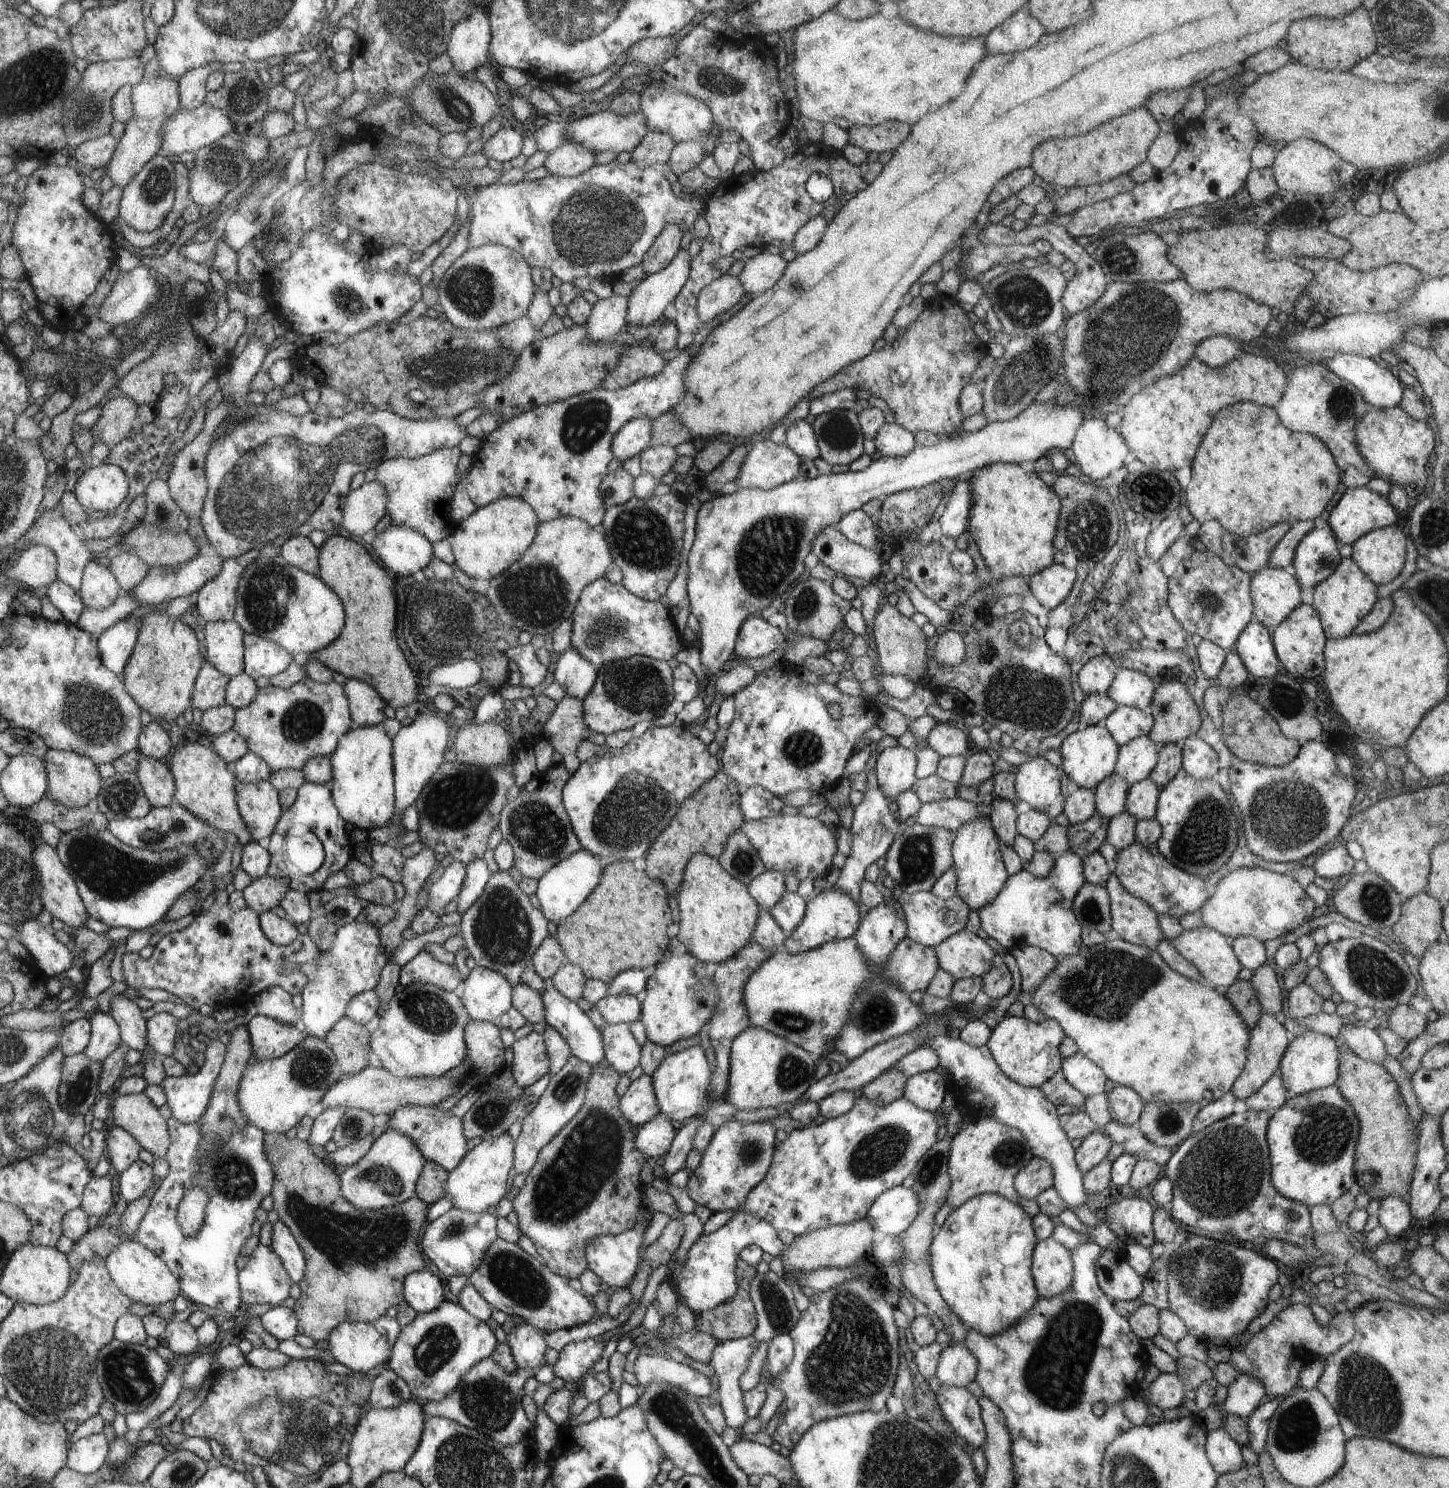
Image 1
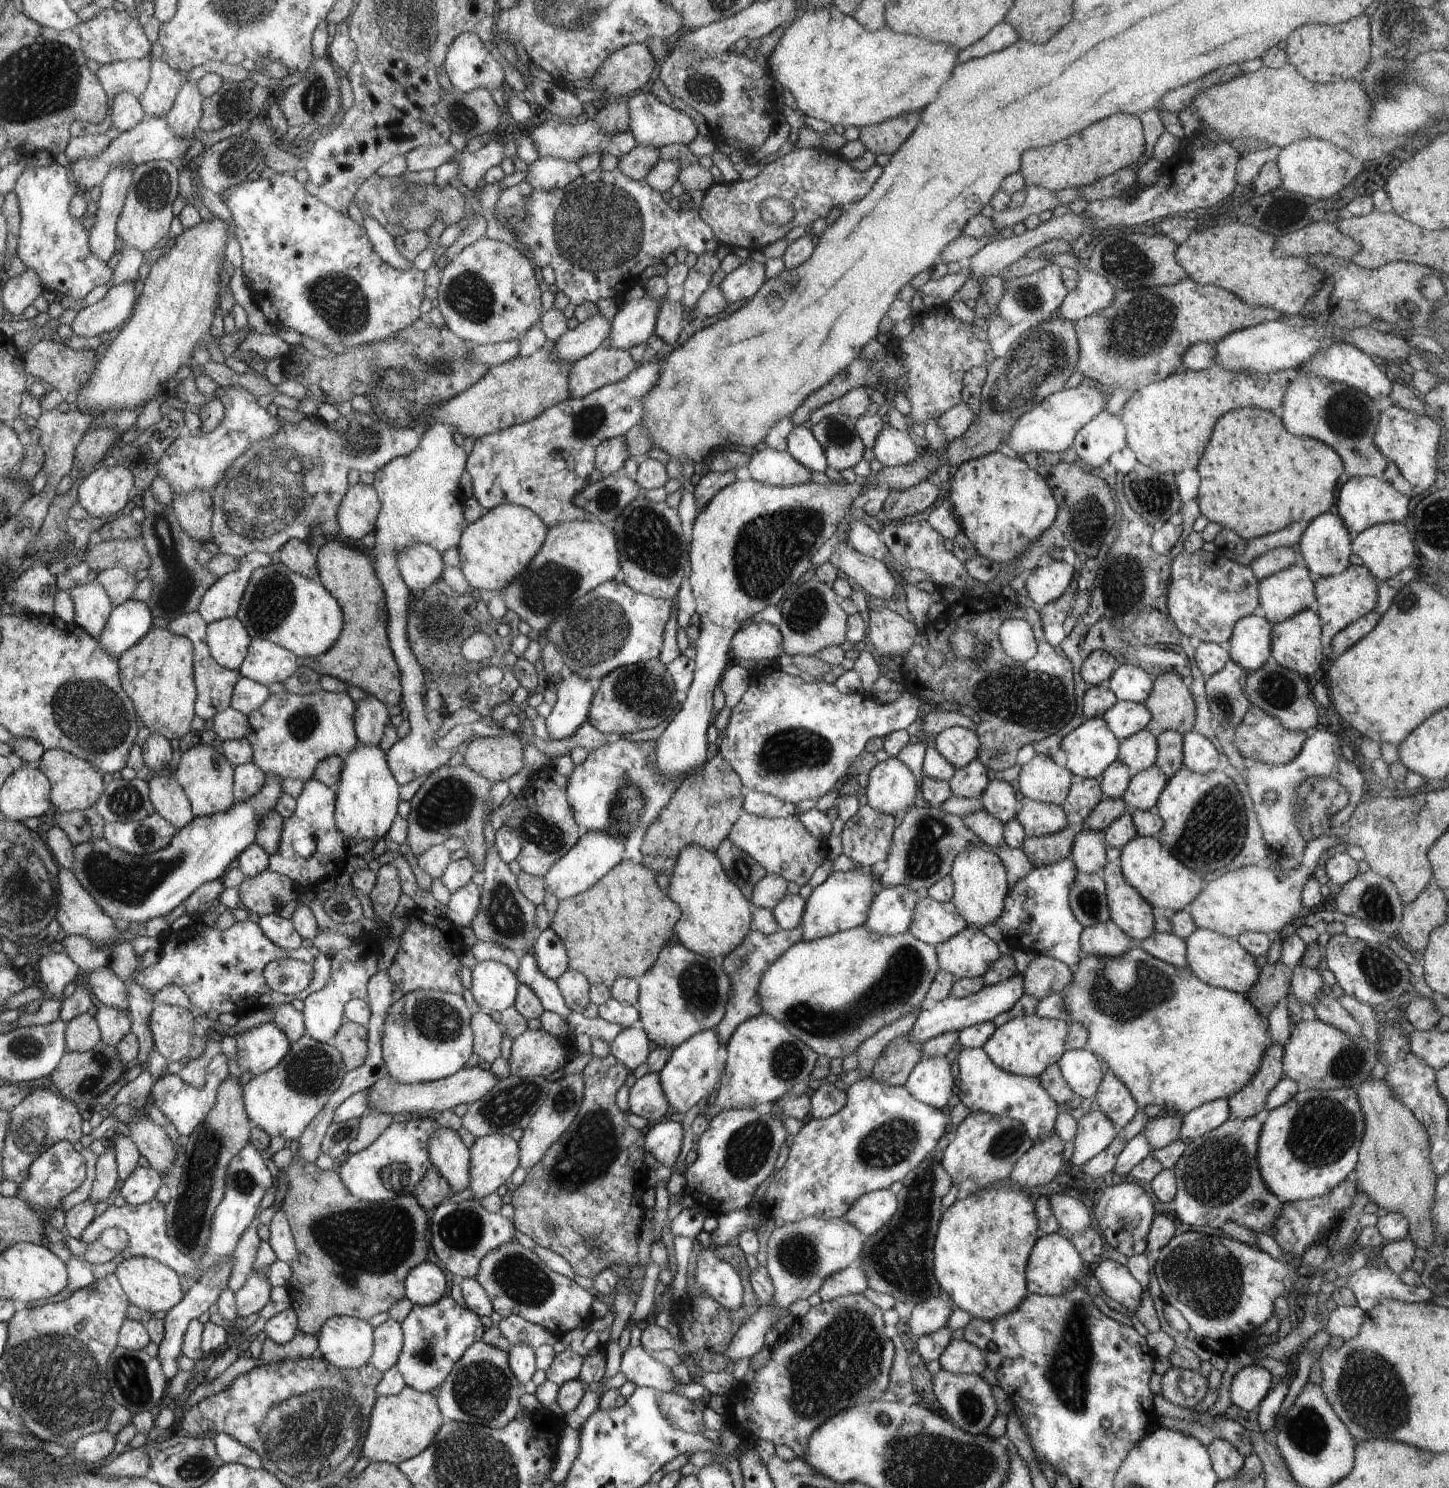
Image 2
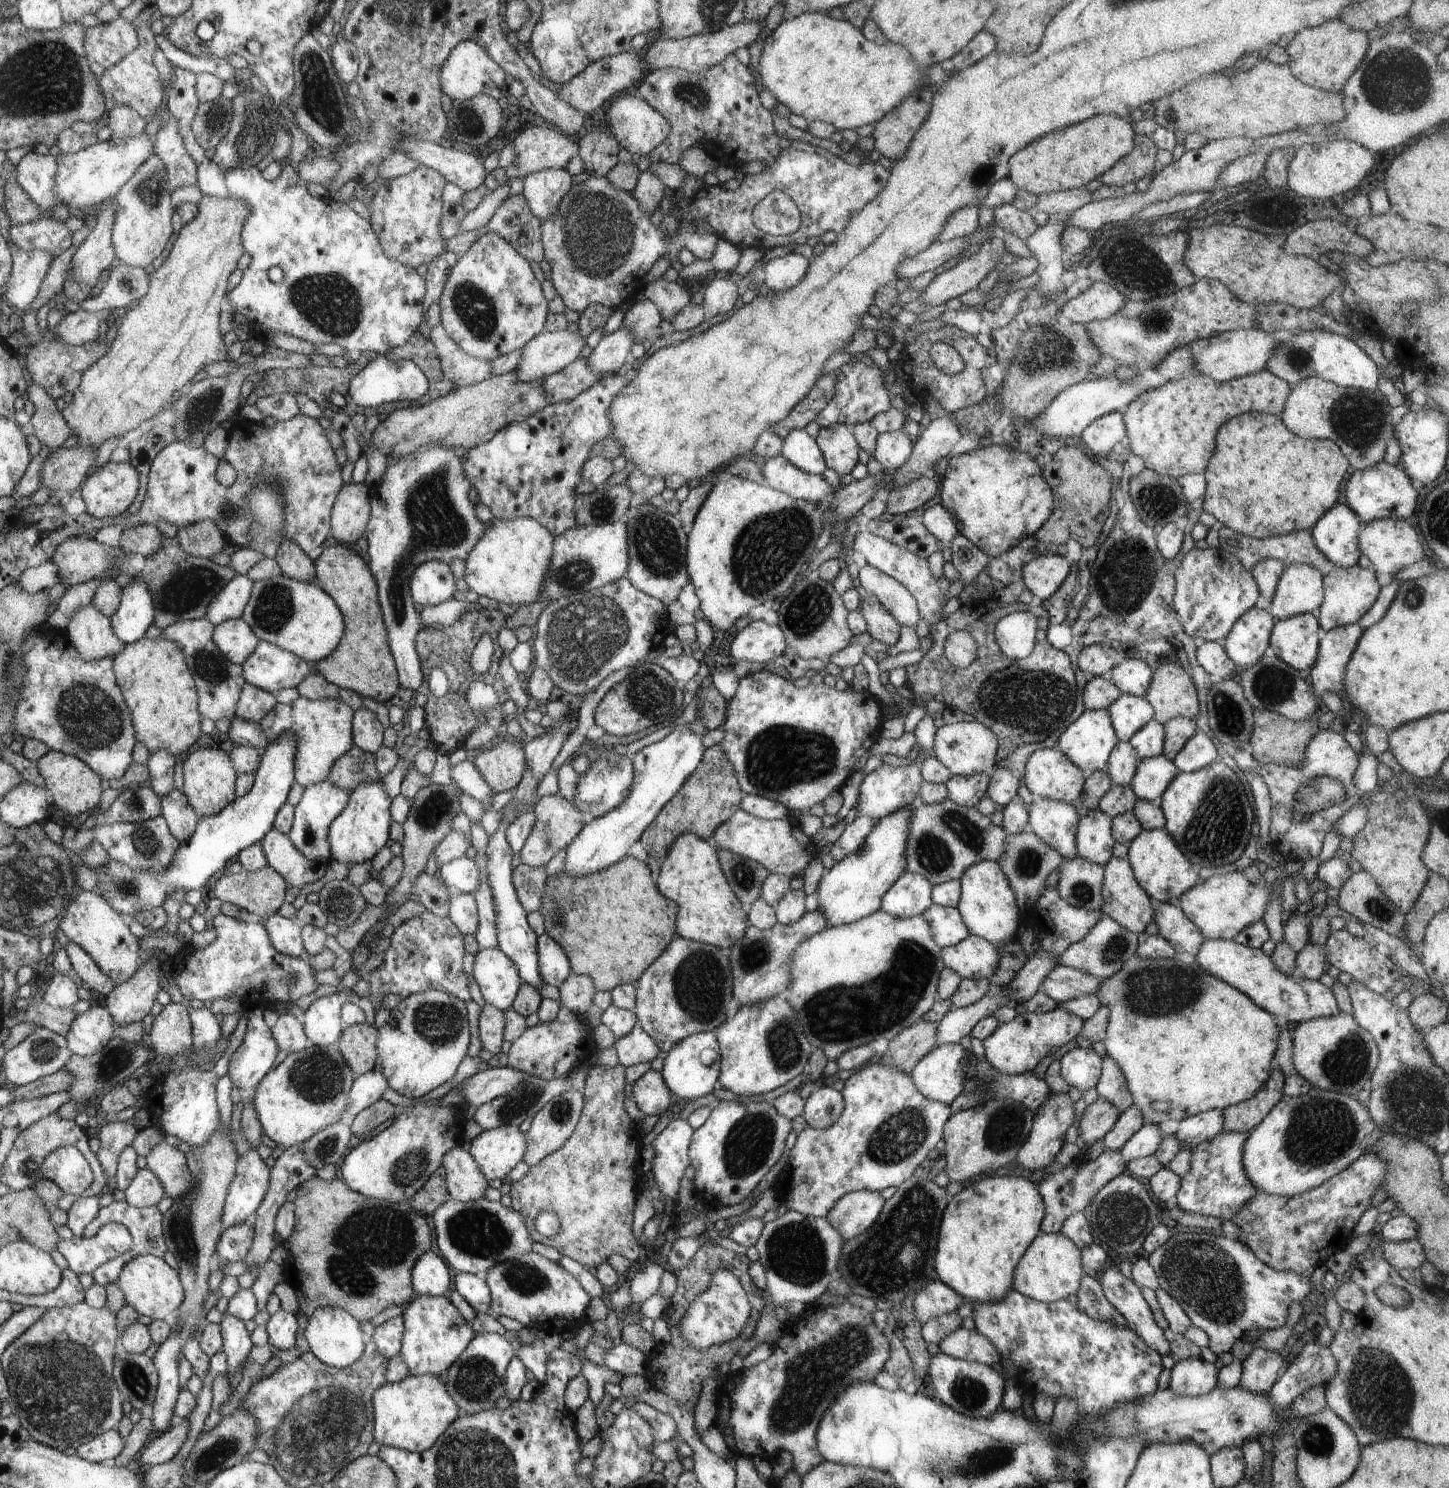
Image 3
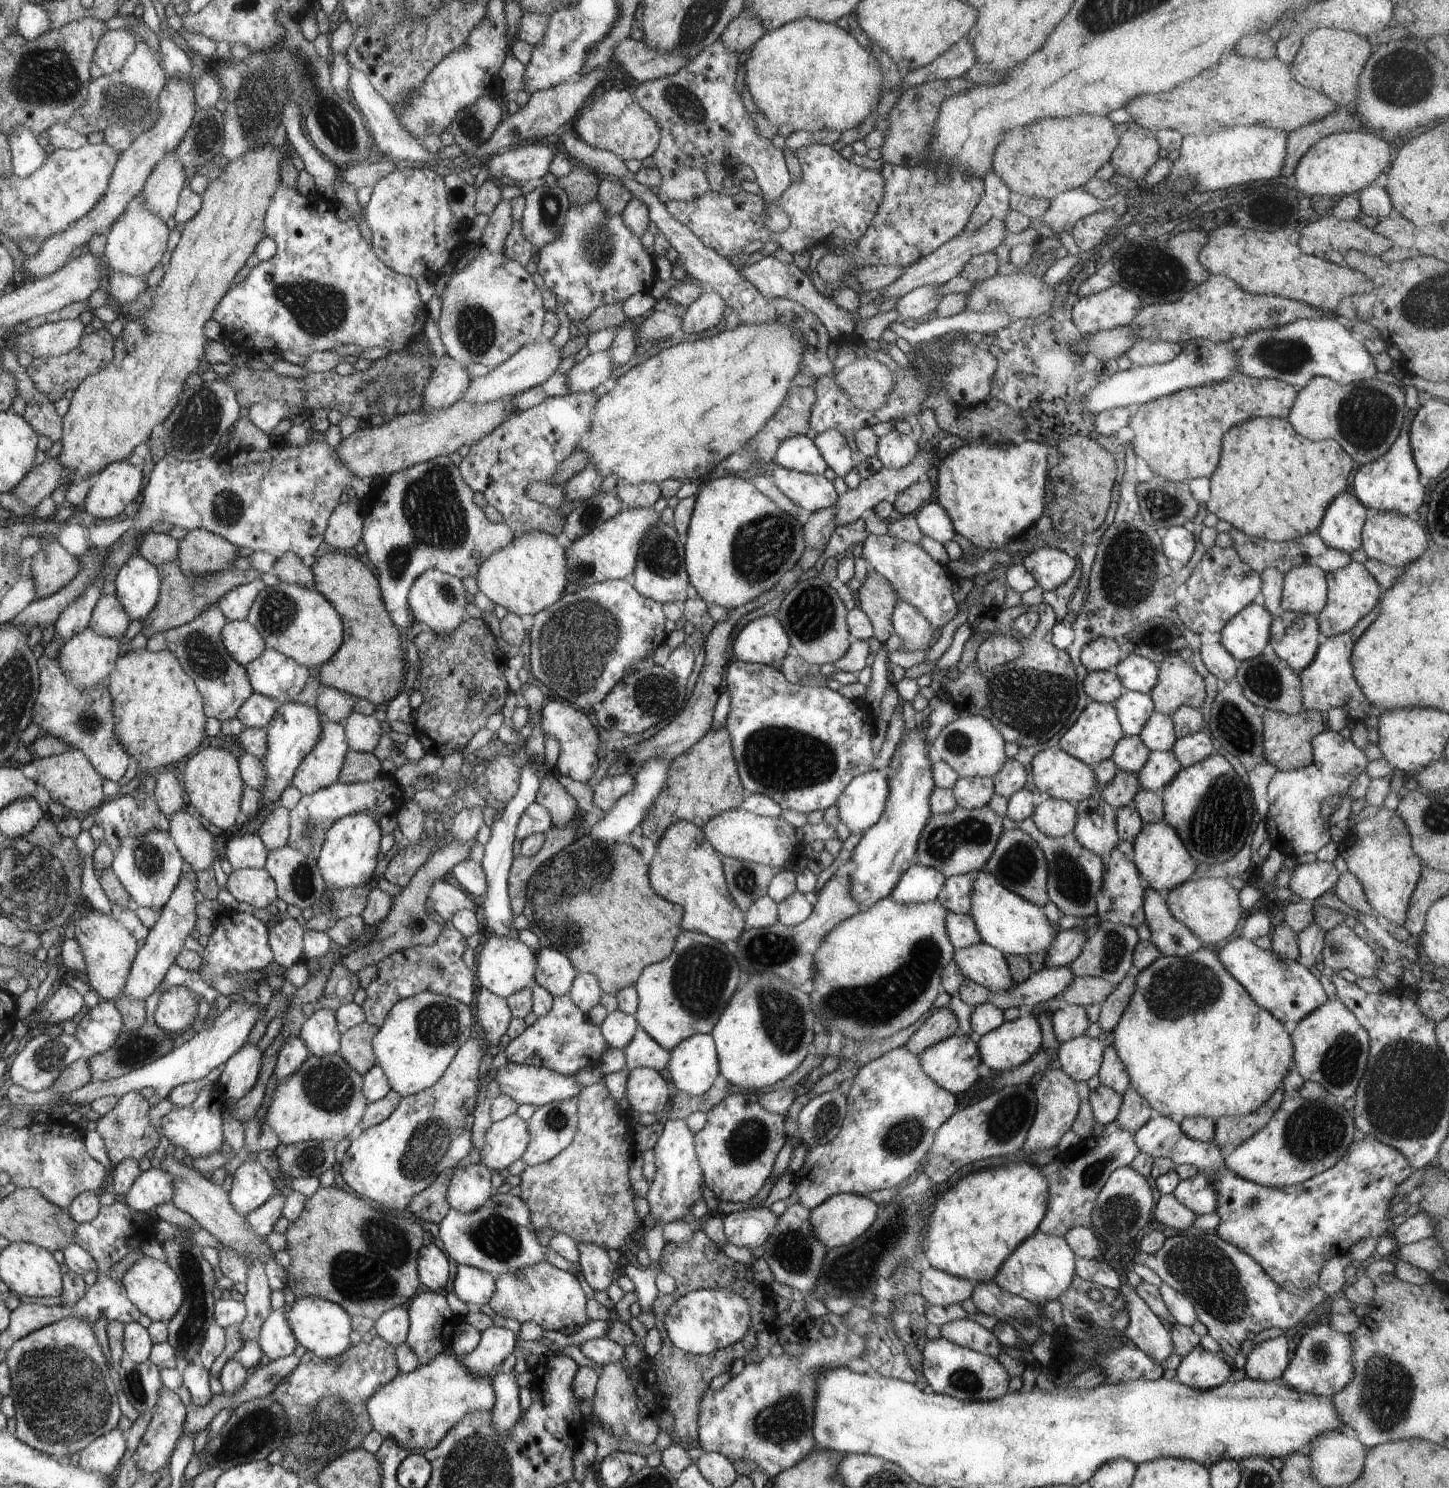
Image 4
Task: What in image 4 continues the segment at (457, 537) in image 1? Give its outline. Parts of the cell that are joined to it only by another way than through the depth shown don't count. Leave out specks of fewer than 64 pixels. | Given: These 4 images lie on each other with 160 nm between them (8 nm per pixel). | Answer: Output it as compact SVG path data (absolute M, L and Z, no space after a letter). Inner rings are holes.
M530 531L530 534L524 533L516 536L508 546L492 554L484 564L480 565L476 578L479 591L488 596L494 604L504 606L509 613L519 617L522 614L535 616L550 608L563 597L562 594L570 579L570 567L567 563L566 549L558 543L555 535Z

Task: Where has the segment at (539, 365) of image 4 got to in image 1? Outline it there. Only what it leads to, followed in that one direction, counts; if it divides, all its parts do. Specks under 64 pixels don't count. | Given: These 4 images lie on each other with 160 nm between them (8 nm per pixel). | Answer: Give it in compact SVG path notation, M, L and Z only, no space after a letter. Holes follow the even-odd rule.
M612 295L607 299L598 299L591 316L586 321L587 338L592 343L612 341L626 326L629 297Z

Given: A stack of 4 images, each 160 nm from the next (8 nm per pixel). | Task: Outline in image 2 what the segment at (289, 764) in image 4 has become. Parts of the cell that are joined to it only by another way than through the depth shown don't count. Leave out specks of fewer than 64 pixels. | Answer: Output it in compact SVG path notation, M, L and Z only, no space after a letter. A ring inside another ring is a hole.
M276 775L266 776L263 787L247 801L236 802L223 813L195 817L190 825L178 830L168 846L155 853L131 855L113 847L104 838L76 845L75 874L112 918L135 923L167 916L200 886L223 879L239 854L255 842L261 818L275 810L284 793L282 780Z

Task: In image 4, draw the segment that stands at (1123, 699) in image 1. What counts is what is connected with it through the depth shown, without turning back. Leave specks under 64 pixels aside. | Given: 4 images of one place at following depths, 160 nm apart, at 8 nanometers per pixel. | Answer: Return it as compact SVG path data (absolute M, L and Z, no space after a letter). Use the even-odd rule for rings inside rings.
M1129 654L1114 670L1128 691L1146 694L1154 688L1159 677L1159 664L1136 654Z

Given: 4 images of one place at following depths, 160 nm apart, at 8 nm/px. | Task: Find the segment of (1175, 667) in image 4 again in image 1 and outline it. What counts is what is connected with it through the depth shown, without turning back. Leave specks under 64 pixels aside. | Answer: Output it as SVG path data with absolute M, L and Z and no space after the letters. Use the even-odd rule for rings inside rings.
M1177 680L1156 687L1148 711L1155 720L1148 735L1160 747L1186 740L1201 727L1201 710L1187 686Z

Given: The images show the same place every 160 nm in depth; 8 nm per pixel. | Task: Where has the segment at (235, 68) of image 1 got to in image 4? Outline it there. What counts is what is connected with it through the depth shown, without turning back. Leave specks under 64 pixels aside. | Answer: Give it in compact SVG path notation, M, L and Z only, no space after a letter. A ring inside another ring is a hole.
M175 152L166 154L145 182L143 194L146 196L147 209L164 221L172 218L185 186L184 167L179 163Z

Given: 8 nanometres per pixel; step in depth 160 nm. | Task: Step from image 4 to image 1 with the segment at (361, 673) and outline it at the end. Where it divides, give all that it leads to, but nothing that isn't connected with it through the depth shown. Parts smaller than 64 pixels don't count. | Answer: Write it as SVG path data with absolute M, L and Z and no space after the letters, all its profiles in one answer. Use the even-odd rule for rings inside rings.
M340 535L327 538L319 547L319 574L318 576L340 597L345 610L345 625L340 636L336 640L311 654L311 658L327 666L332 672L339 672L347 679L358 679L372 685L388 706L402 708L412 704L420 694L419 679L414 676L412 668L408 666L408 660L404 658L396 636L396 596L394 596L394 580L388 576L388 572L378 566L372 556L356 542Z

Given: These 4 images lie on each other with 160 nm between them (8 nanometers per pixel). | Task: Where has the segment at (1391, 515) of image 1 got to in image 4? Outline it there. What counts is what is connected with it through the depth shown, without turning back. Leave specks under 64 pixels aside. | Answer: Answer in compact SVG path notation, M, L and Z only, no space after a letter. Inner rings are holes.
M1403 421L1400 434L1393 445L1376 460L1363 464L1352 482L1352 492L1367 508L1379 511L1392 511L1402 514L1414 514L1424 504L1426 488L1420 482L1421 474L1416 466L1409 437L1409 422Z

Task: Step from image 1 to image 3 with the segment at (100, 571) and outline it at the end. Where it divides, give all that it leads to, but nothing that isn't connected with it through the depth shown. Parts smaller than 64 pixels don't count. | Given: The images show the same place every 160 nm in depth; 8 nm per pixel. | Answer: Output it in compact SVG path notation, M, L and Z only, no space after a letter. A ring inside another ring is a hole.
M94 602L78 609L65 629L84 660L115 658L126 648L115 633L111 620L96 608Z

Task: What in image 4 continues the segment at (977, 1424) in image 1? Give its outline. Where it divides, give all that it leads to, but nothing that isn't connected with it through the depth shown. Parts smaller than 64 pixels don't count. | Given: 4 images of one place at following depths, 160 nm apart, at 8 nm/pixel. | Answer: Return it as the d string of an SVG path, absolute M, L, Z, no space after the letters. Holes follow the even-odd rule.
M942 1335L936 1339L928 1339L923 1348L921 1378L930 1384L934 1393L950 1395L968 1402L991 1401L1003 1397L1009 1391L1011 1379L997 1358L960 1346Z

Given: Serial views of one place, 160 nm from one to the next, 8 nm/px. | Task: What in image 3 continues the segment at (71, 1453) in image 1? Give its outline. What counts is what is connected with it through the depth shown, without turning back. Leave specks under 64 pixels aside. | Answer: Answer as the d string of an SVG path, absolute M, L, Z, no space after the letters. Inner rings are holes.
M114 1428L80 1445L76 1450L80 1458L87 1459L91 1463L112 1463L124 1448L126 1448L125 1438Z

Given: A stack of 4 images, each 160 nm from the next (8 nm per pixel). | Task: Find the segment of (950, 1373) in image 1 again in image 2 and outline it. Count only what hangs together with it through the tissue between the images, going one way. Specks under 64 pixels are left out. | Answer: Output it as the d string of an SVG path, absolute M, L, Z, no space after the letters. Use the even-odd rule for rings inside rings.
M966 1339L952 1340L939 1356L942 1369L953 1373L976 1373L979 1375L986 1367L984 1353Z

